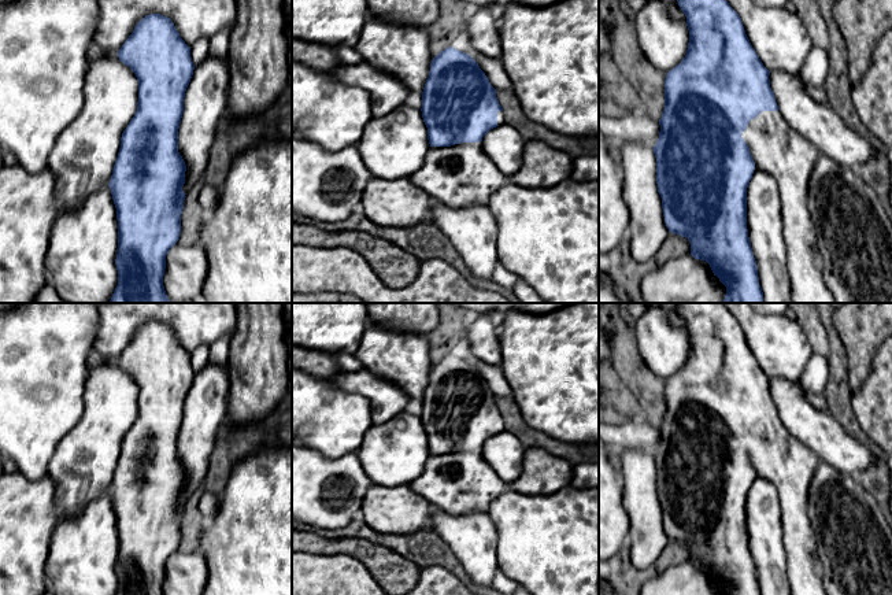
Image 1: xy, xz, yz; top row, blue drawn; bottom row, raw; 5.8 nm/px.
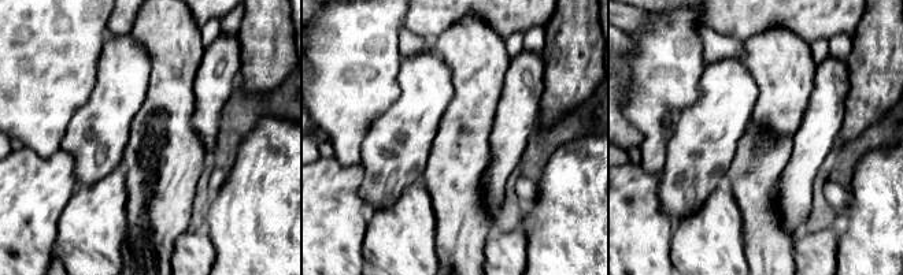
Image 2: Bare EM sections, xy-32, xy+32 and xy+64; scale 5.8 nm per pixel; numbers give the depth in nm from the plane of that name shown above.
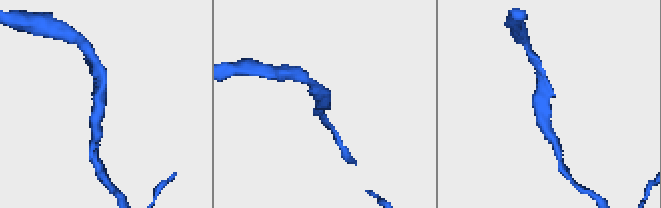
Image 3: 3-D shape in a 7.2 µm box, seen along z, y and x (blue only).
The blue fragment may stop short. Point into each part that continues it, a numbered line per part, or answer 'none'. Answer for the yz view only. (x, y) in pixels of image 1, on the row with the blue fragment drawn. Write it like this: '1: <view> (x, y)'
1: yz (777, 150)

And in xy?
none

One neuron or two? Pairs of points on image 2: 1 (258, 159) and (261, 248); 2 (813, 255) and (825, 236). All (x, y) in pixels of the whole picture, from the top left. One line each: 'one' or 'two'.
1: one
2: one

